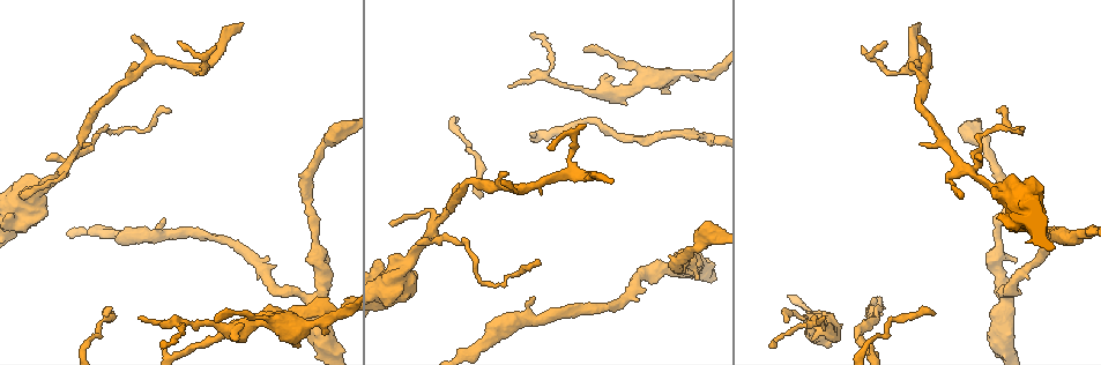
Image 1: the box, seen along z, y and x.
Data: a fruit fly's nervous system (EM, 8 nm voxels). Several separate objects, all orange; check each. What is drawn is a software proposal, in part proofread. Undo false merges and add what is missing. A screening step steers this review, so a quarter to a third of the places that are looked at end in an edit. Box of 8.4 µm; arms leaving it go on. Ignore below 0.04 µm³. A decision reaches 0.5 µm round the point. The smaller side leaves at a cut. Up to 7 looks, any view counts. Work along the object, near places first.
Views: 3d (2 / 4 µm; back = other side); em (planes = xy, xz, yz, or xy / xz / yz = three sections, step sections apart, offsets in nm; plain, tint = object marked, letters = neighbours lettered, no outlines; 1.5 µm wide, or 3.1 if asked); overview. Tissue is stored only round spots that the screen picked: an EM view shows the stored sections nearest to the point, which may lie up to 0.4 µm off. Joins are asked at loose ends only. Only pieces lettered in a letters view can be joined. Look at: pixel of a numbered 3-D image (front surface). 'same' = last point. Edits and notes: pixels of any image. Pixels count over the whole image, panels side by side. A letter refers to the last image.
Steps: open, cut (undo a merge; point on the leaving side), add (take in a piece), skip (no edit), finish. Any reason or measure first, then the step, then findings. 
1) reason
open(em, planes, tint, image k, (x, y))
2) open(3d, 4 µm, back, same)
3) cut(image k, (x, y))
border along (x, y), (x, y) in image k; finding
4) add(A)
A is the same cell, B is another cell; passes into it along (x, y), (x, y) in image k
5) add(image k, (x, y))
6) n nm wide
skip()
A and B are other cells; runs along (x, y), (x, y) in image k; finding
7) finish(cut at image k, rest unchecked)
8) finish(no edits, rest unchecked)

free end
open(3d, 4 µm, image 1, (533, 296))

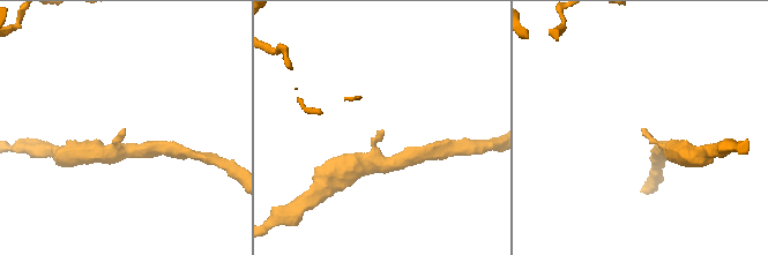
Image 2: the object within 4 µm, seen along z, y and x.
open(em, xz, step 4, tint, image 2, (641, 128))

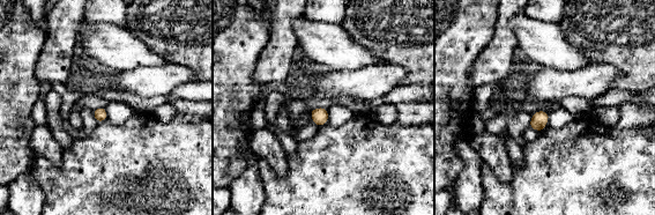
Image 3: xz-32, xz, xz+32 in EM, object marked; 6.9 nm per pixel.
open(em, planes, letters, same)

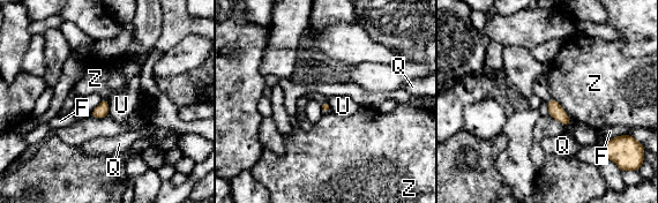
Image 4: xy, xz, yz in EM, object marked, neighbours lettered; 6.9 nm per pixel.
skip()
F, Q, U and Z are other cells; border along (107, 100), (109, 115) in image 4; no lettered piece goes on from it

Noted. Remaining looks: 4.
an open end
open(em, planes, letters, image 1, (22, 194))

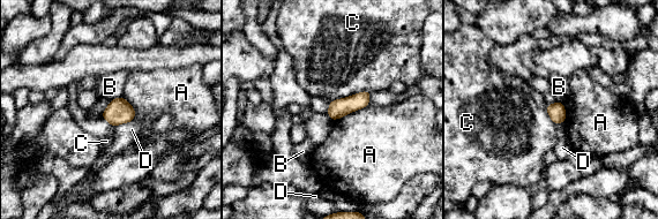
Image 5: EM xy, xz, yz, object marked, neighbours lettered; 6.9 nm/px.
120 nm wide
skip()
A, B, C and D are other cells; border along (369, 91), (359, 91), (329, 102) in image 5; no lettered piece goes on from it

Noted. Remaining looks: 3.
free end
open(em, xz, step 4, plain, image 1, (917, 22))

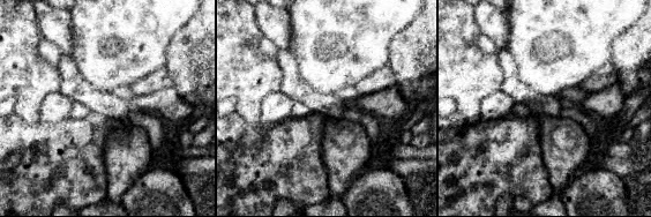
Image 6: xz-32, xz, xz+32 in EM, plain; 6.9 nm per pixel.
open(em, xz, step 4, letters, same)

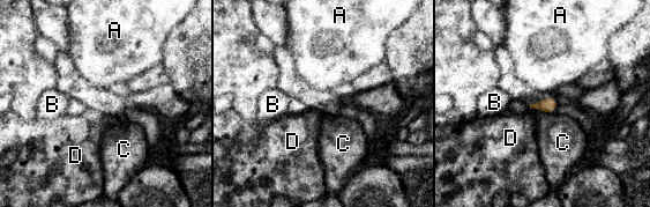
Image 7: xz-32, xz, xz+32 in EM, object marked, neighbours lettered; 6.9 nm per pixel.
skip()
A, B, C and D are other cells; border along (533, 108), (540, 111), (553, 111) in image 7; none of them fits

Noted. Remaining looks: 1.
finish(no edits, rest unchecked)

